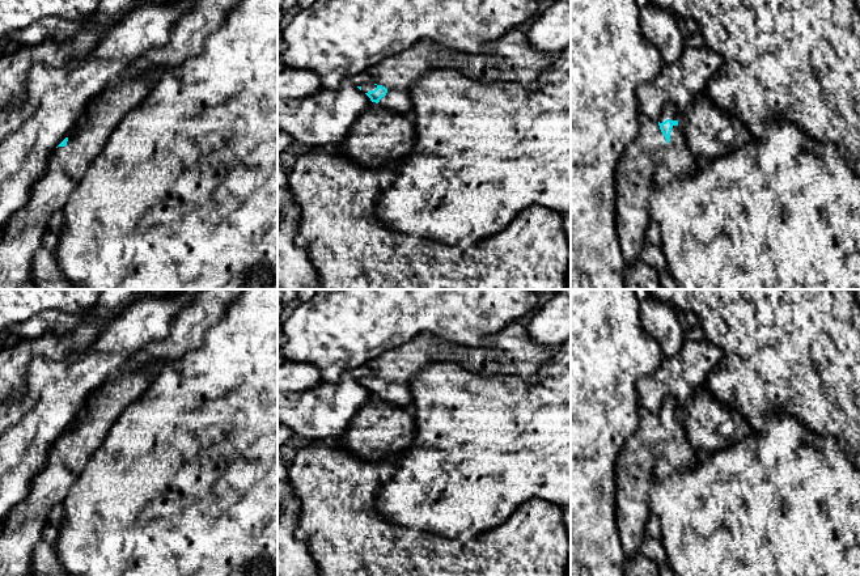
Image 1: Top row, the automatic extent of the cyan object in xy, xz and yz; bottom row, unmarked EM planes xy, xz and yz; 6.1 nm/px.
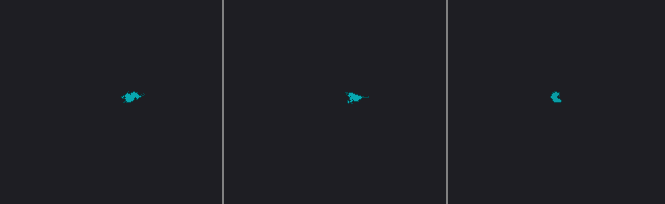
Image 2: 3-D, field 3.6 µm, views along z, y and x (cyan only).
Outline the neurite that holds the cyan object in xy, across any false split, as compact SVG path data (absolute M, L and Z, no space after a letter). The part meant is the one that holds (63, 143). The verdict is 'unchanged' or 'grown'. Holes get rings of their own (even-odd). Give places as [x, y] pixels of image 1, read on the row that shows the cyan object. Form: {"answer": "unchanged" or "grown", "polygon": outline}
{"answer": "grown", "polygon": "M151 69L137 79L118 79L99 96L92 98L82 119L86 122L76 134L65 137L50 154L46 169L35 182L29 202L4 225L0 234L0 289L37 289L33 281L31 264L35 251L43 245L47 221L58 209L63 209L69 195L81 181L93 158L103 148L109 135L122 118L149 93L157 75Z"}

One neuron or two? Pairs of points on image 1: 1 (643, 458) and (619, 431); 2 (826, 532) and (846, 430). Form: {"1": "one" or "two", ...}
{"1": "two", "2": "two"}

